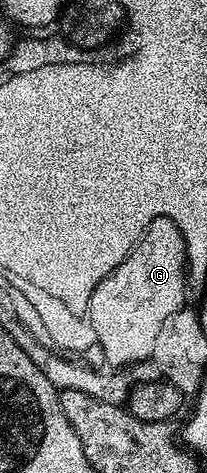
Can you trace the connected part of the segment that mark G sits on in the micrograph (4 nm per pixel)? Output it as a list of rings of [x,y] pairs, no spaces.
[[[167,217],[152,219],[134,250],[124,259],[124,263],[112,270],[105,282],[96,286],[93,292],[94,326],[100,345],[105,348],[111,359],[111,366],[128,366],[149,358],[156,343],[156,335],[160,335],[169,317],[183,308],[185,301],[182,300],[187,300],[187,297],[186,241],[182,238],[180,227],[176,227],[176,223]]]

